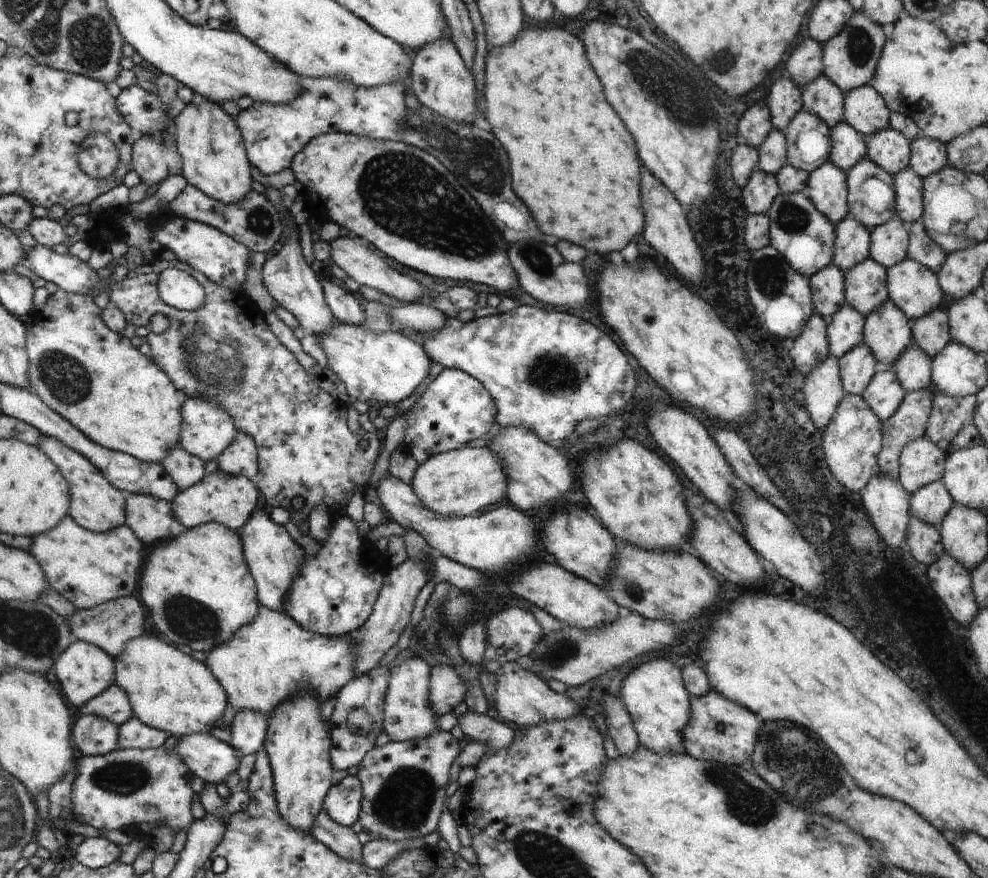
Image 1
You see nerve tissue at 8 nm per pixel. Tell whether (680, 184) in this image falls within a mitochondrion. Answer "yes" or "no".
no

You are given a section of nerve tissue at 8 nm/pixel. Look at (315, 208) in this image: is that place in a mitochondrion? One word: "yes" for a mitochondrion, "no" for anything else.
no

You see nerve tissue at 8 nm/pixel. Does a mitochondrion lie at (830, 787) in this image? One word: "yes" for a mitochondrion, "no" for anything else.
yes

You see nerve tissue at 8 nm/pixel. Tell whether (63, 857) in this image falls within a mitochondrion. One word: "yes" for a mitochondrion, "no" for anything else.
no

